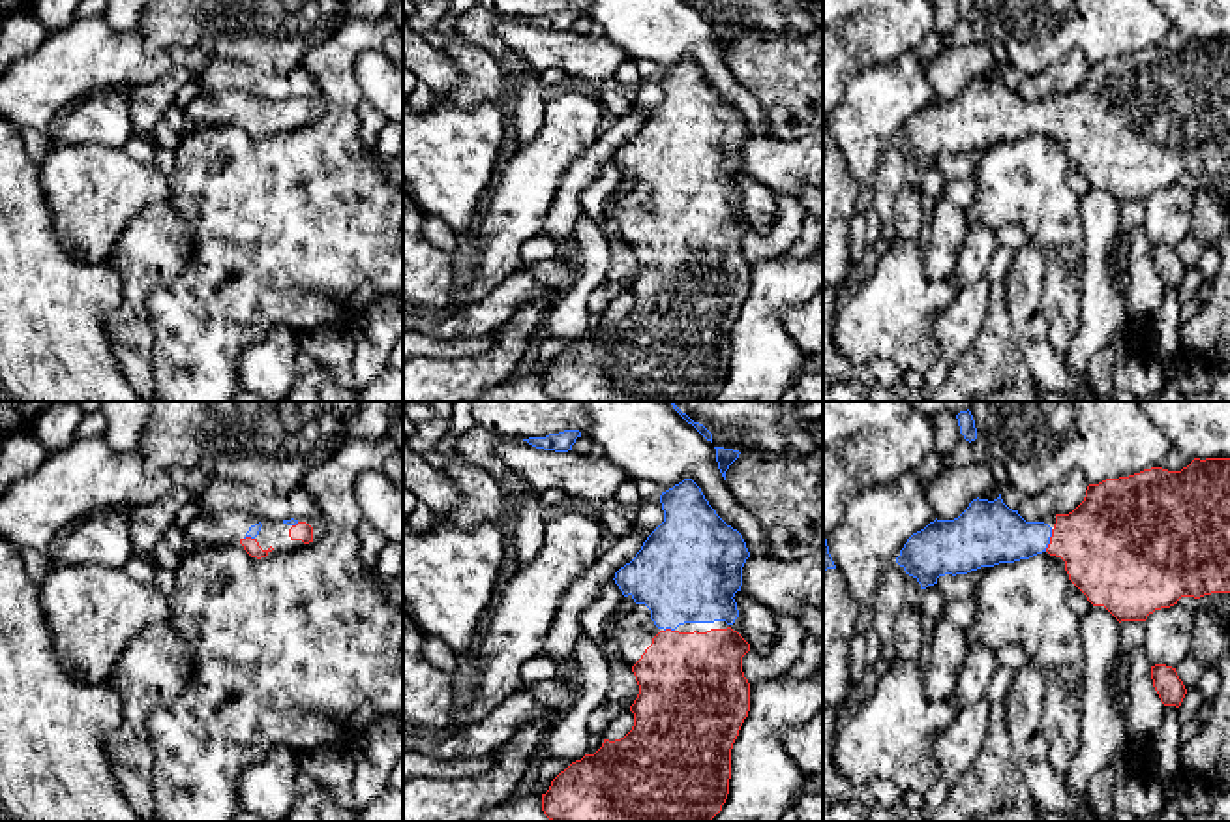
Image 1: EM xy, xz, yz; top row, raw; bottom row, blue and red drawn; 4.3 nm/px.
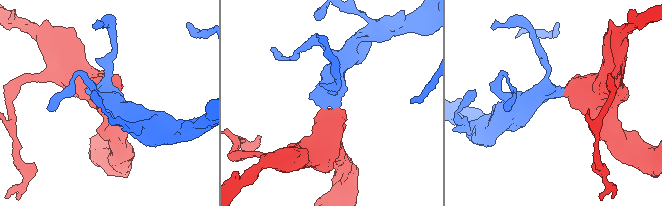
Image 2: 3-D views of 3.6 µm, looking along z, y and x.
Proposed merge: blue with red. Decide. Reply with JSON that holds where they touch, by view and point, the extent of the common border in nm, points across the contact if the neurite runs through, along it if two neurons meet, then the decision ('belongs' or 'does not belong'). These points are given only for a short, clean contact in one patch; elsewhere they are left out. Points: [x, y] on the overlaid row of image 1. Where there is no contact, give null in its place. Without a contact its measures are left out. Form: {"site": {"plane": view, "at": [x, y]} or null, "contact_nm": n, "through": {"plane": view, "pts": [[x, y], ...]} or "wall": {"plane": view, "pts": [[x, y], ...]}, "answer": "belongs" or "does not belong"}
{"site": {"plane": "yz", "at": [1049, 541]}, "contact_nm": 100, "through": {"plane": "yz", "pts": [[992, 533], [1011, 539], [1049, 541], [1107, 543]]}, "answer": "belongs"}

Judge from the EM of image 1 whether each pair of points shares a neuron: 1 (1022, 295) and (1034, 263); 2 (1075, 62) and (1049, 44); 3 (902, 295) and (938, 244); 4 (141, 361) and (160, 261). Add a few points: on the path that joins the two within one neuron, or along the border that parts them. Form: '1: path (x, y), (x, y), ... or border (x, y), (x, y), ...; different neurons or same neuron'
1: path (1024, 288), (1026, 271); same neuron
2: border (1088, 64), (1067, 51), (1026, 76); different neurons
3: border (923, 252), (923, 271), (932, 280), (953, 274); different neurons
4: path (132, 336), (135, 286); same neuron

